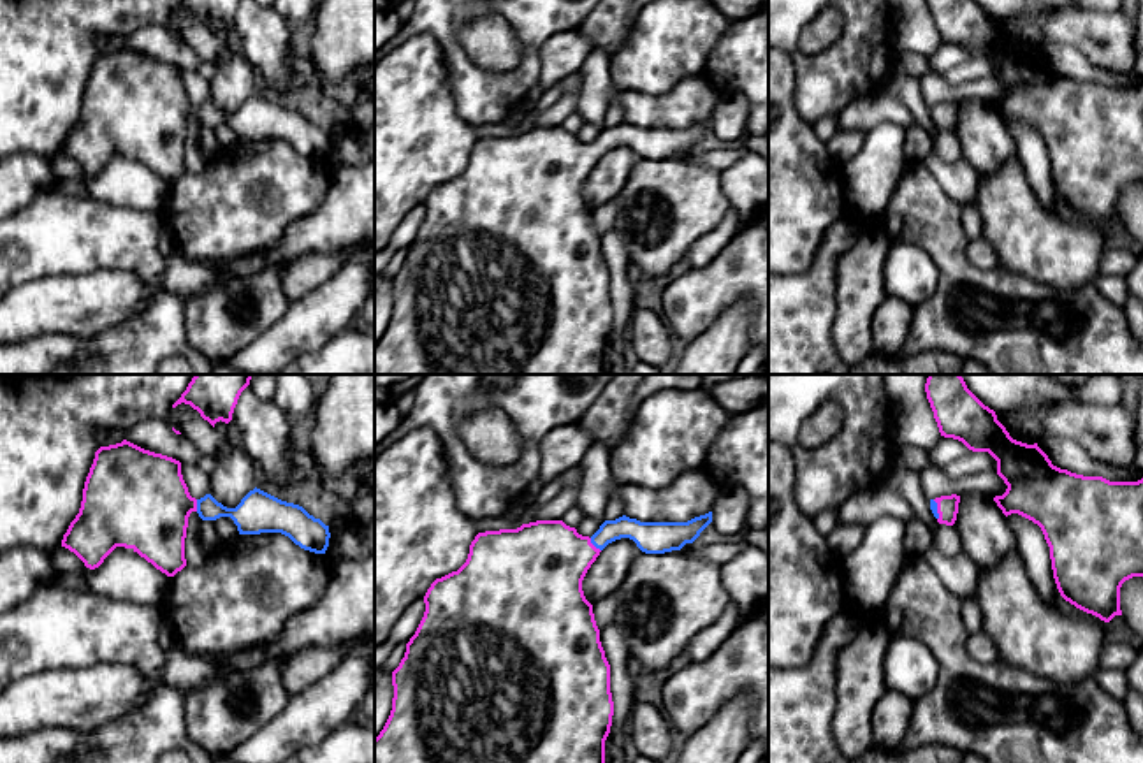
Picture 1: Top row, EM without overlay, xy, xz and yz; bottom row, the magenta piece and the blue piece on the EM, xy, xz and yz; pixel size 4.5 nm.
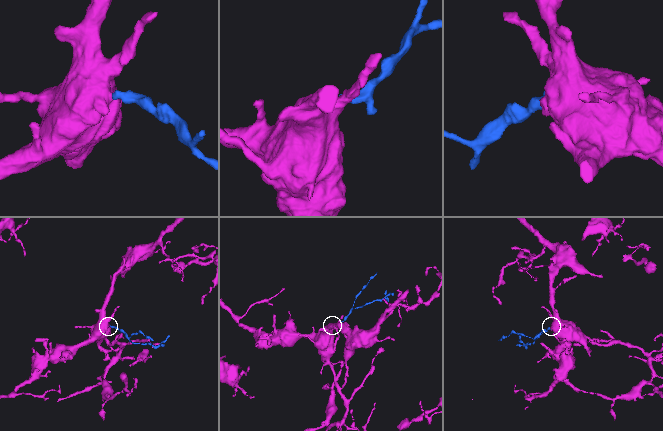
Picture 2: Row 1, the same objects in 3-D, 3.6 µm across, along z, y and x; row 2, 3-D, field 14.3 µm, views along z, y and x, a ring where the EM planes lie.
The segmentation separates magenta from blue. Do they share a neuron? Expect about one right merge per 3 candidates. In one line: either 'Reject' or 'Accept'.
Accept

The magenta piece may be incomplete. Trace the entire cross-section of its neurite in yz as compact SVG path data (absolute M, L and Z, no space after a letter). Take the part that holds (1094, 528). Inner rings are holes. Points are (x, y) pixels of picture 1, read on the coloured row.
M928 374L925 392L941 436L958 440L972 452L988 452L997 461L997 475L1008 489L994 501L1006 517L1018 513L1041 527L1060 596L1104 622L1122 615L1122 584L1143 577L1143 478L1110 482L1053 466L1037 443L1013 440L960 374Z

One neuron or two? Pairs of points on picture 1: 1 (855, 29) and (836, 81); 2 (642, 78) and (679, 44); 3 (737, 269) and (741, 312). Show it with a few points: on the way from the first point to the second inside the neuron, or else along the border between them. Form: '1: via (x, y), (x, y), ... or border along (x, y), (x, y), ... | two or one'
1: via (855, 41), (855, 62), (848, 69) | one
2: via (651, 69), (670, 50) | one
3: border along (749, 296), (735, 301), (707, 327) | two

